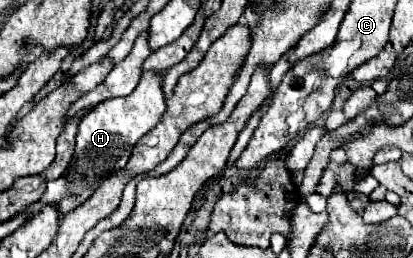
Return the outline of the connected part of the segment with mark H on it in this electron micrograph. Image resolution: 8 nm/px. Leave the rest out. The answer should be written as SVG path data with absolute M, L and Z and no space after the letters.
M153 71L141 75L141 81L131 95L107 99L107 101L99 103L97 107L93 107L89 113L85 113L85 119L81 119L81 123L79 123L75 153L67 167L69 173L61 175L55 181L49 181L43 197L37 203L29 205L25 209L25 213L35 215L43 207L53 205L53 207L57 207L57 211L61 215L67 215L69 211L73 211L75 207L85 203L95 193L95 189L99 187L103 177L107 179L111 173L125 167L133 145L149 129L153 129L155 123L159 123L163 111L165 111L165 101L163 101L163 91L161 91L161 75L153 73Z

